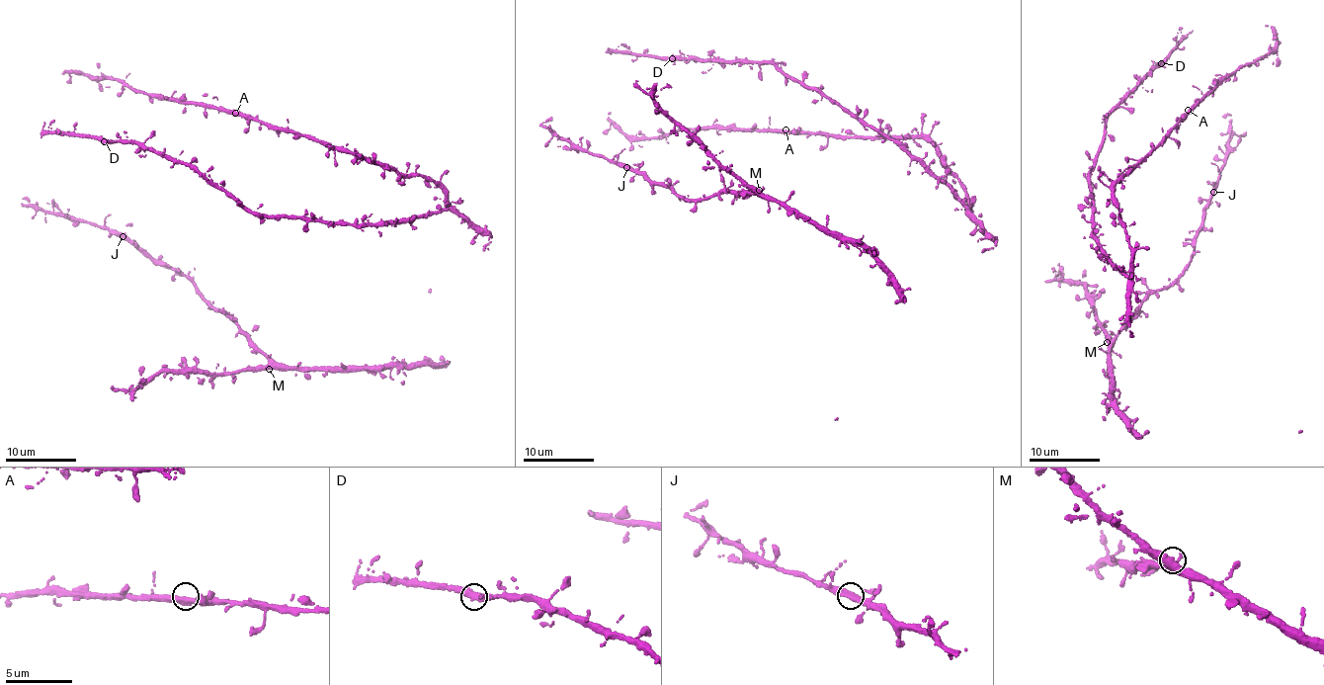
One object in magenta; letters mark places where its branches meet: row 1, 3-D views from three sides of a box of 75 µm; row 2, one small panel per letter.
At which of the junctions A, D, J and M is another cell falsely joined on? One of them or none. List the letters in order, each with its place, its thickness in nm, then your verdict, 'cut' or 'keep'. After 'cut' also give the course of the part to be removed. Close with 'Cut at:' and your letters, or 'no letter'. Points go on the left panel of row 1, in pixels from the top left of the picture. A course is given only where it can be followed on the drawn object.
A: place (235, 113); calibre 480 nm; keep
D: place (104, 141); calibre 480 nm; keep
J: place (123, 236); calibre 480 nm; keep
M: place (269, 369); calibre 480 nm; keep
Cut at: no letter

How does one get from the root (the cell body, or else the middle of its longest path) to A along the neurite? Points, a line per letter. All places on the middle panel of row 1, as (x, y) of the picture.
A: (678, 56), (774, 63), (899, 141), (966, 211), (971, 204), (926, 139), (786, 129)

